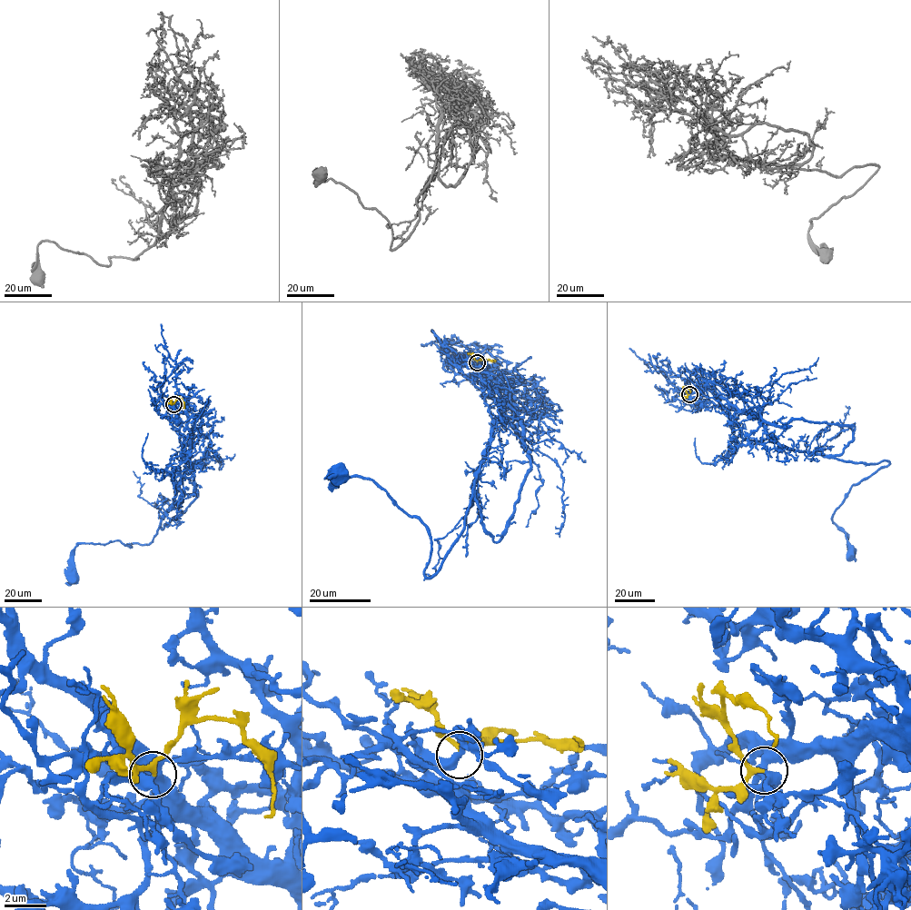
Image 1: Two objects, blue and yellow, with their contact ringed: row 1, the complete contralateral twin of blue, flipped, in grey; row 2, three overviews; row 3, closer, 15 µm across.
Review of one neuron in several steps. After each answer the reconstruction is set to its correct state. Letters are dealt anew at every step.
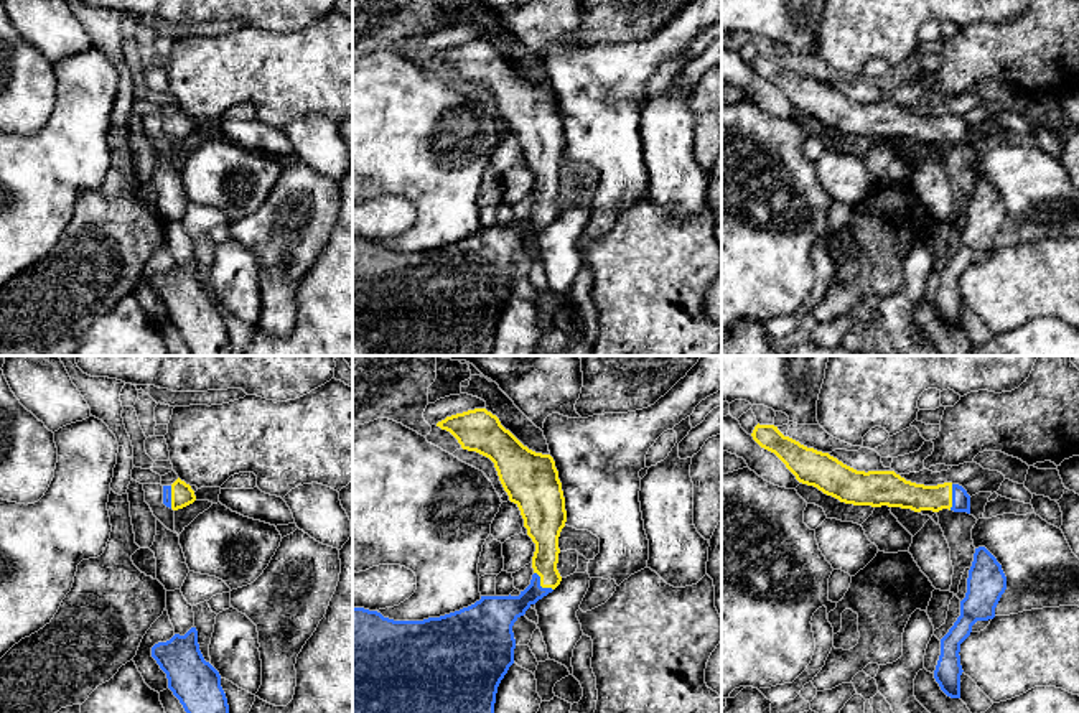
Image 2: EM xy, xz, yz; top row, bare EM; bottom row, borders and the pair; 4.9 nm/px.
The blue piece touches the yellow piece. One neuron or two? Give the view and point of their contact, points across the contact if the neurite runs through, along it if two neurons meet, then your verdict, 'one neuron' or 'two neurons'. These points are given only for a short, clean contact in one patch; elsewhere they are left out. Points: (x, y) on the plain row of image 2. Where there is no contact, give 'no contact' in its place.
contact xz (539, 216); way xz (498, 246), (519, 236), (539, 216), (544, 165); one neuron

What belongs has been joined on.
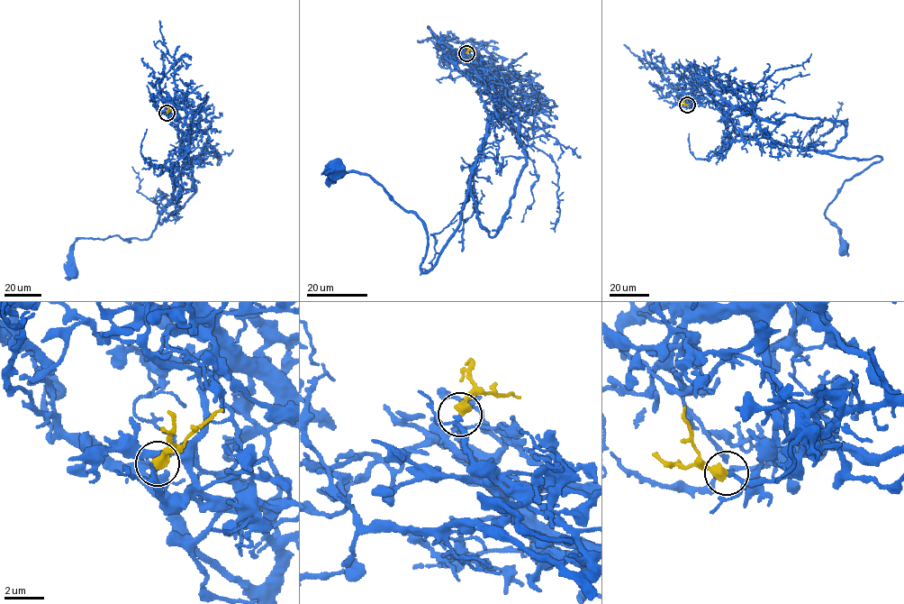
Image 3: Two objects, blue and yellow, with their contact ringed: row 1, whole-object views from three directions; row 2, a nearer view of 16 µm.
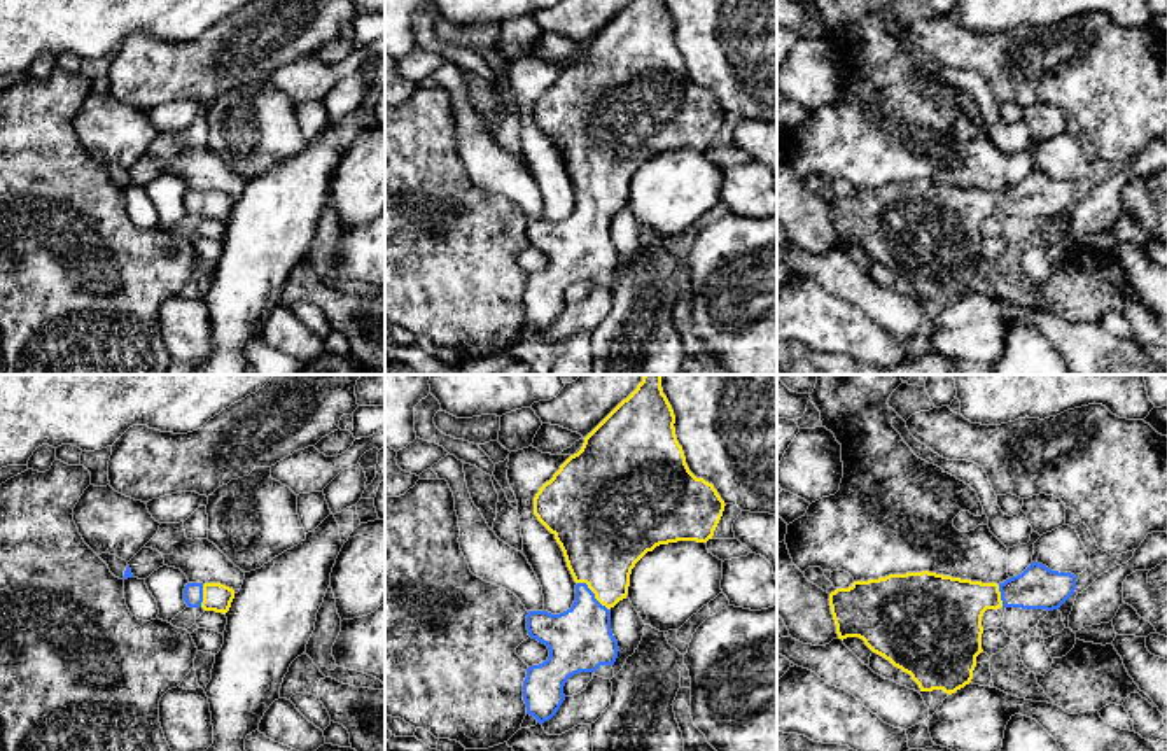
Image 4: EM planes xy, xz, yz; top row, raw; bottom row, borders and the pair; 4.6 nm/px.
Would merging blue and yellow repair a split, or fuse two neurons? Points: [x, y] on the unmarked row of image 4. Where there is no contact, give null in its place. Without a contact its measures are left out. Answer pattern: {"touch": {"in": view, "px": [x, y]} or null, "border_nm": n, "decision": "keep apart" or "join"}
{"touch": {"in": "xz", "px": [593, 202]}, "border_nm": 190, "decision": "join"}

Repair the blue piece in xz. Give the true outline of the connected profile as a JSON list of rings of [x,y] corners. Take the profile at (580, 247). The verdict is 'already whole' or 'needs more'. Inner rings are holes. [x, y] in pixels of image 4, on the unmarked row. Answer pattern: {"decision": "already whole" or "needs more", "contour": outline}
{"decision": "needs more", "contour": [[[632,0],[534,105],[534,123],[555,144],[577,191],[570,217],[527,222],[528,243],[549,257],[548,268],[528,275],[523,289],[527,322],[541,333],[565,308],[569,285],[614,273],[619,256],[609,217],[626,207],[635,172],[660,152],[707,151],[723,124],[724,109],[712,91],[689,79],[674,32],[675,23],[663,0]]]}

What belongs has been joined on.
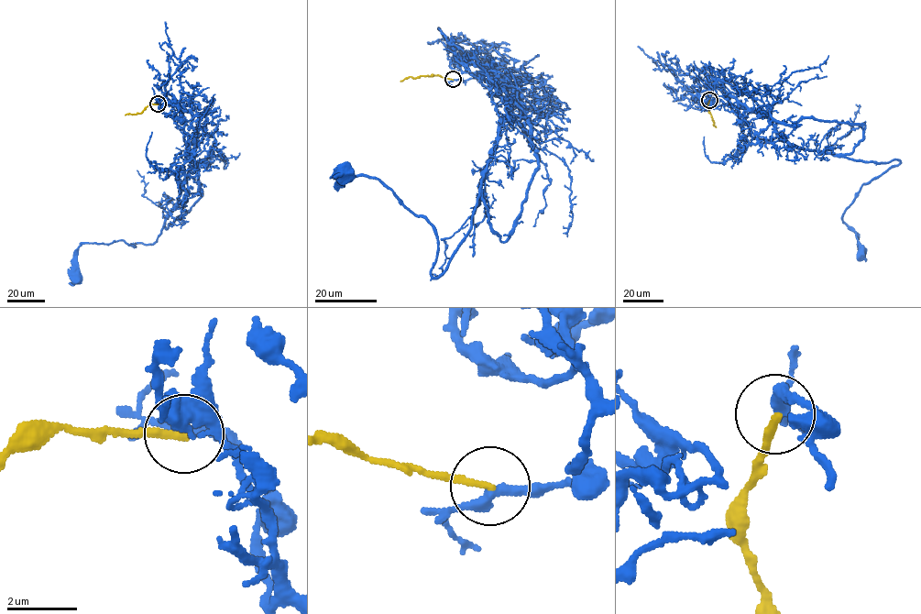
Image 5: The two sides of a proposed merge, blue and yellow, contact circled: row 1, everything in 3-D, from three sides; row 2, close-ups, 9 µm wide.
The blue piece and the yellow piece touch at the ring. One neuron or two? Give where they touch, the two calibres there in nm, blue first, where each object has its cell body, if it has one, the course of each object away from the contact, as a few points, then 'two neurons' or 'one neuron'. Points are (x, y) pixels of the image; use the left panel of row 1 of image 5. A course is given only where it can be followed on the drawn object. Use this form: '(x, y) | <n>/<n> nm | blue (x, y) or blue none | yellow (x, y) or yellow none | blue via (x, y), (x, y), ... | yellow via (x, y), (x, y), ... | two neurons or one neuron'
(158, 104) | 320/200 nm | blue (76, 279) | yellow none | blue via (158, 104), (181, 127), (190, 157), (179, 202), (152, 245), (82, 244), (76, 280) | yellow via (158, 104), (148, 104), (139, 113), (125, 115) | two neurons

